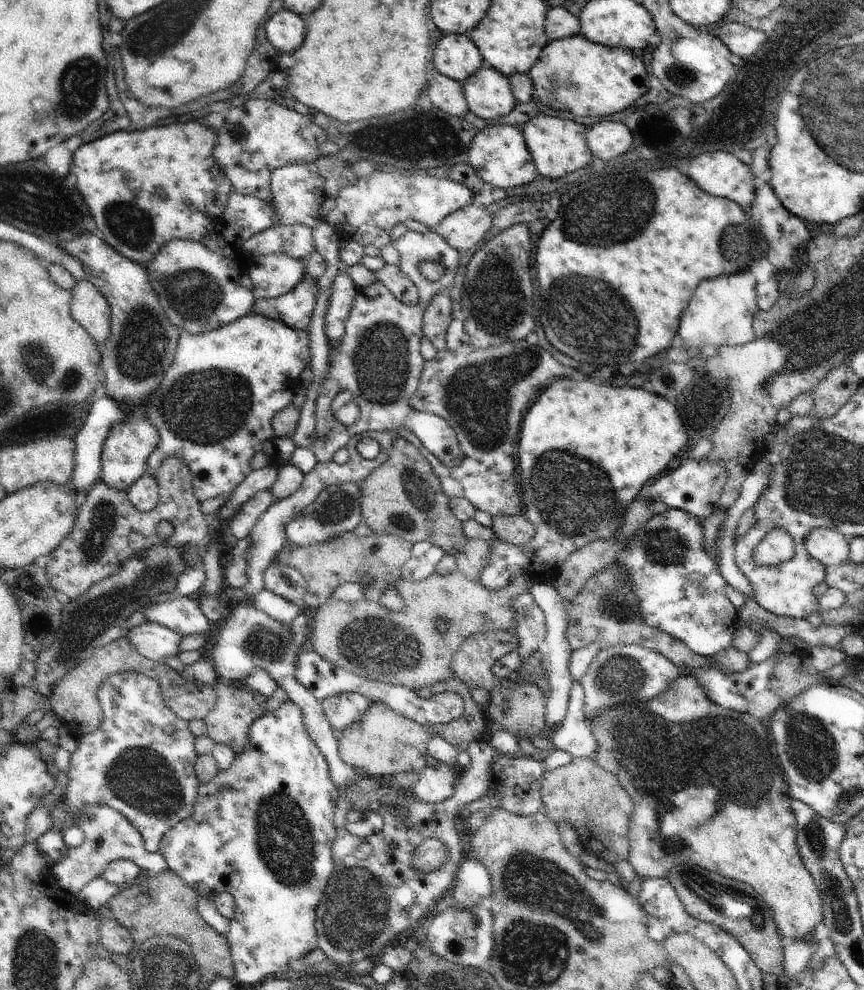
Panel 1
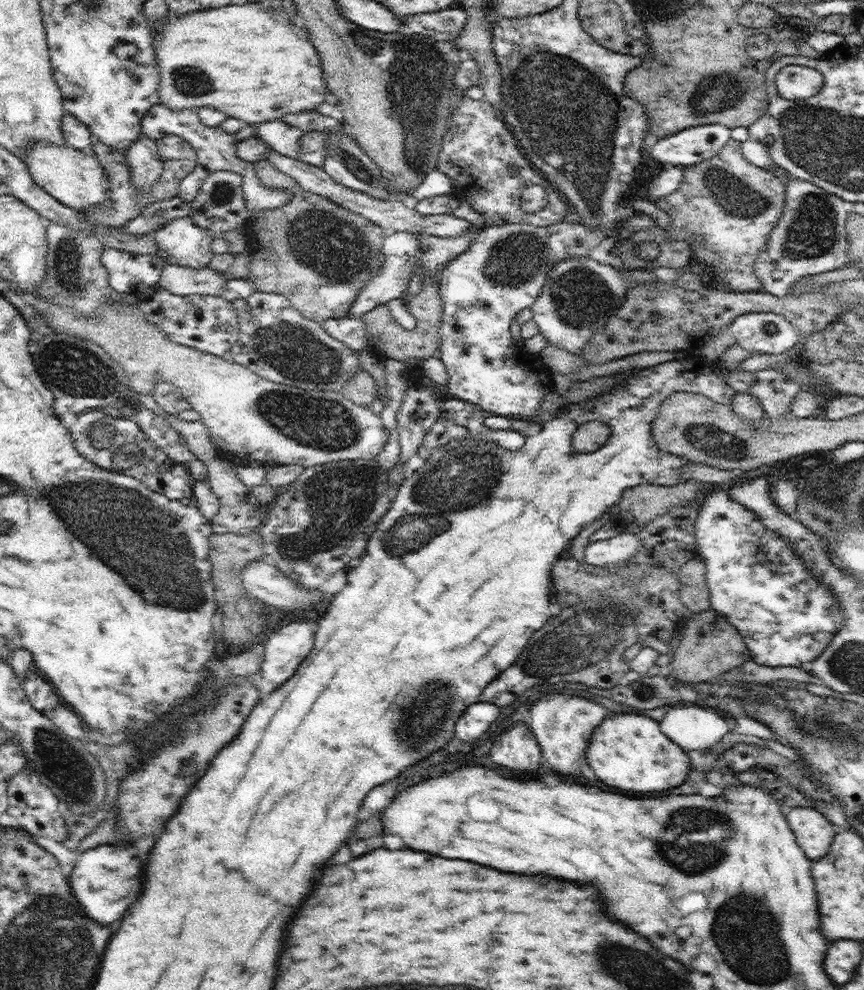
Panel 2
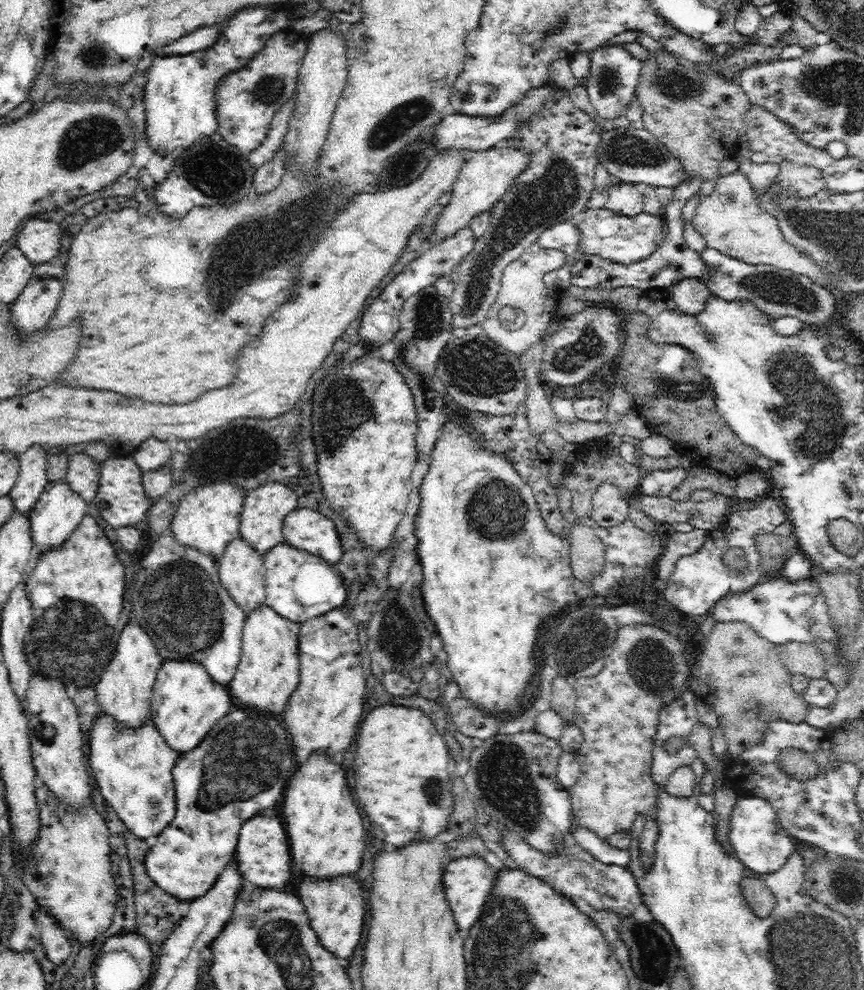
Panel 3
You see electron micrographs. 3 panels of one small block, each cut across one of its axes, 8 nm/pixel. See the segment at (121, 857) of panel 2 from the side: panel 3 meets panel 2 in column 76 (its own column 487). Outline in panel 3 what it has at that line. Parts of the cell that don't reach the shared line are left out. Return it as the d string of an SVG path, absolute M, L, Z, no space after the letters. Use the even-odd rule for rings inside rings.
M478 855L460 857L452 860L450 864L446 864L446 868L442 872L442 885L446 888L446 900L454 910L454 920L460 928L460 934L468 932L472 928L472 924L479 919L484 902L494 888L497 874L497 872L490 870L484 857Z

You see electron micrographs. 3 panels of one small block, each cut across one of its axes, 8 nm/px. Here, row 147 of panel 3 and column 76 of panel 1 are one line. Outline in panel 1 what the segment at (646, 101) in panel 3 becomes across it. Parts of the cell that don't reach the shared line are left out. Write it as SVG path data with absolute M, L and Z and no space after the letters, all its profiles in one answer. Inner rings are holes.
M121 636L118 640L114 640L114 642L102 646L102 648L96 648L96 652L88 660L84 660L80 666L70 670L60 680L60 684L56 684L56 688L49 696L50 709L53 709L55 714L62 719L64 729L72 732L77 737L90 734L102 724L103 720L103 710L100 700L98 700L100 685L106 682L110 676L126 671L142 673L158 682L166 706L187 723L190 720L203 720L203 718L206 718L212 712L212 708L216 706L216 702L218 702L218 694L216 694L214 685L199 687L194 682L184 680L175 669L166 663L144 658L132 646L132 642L128 638Z

